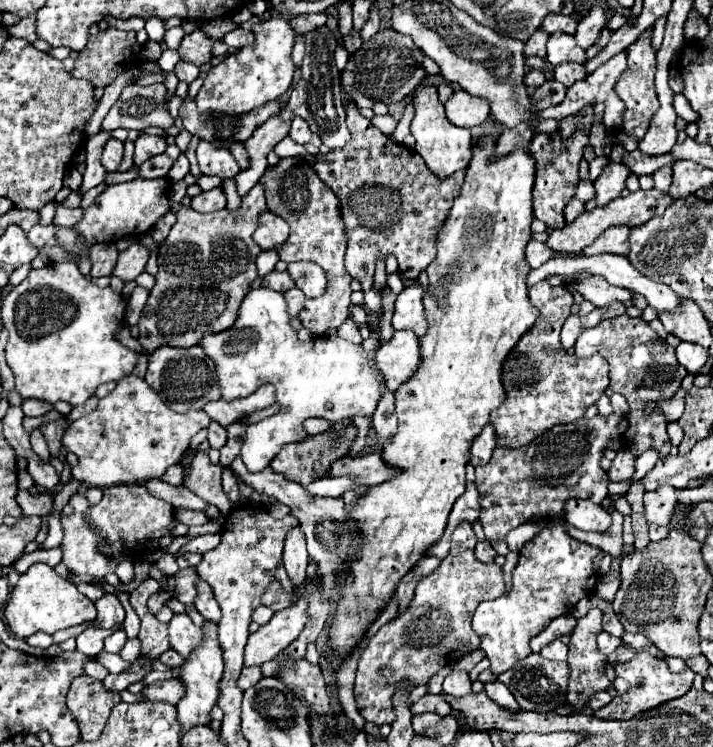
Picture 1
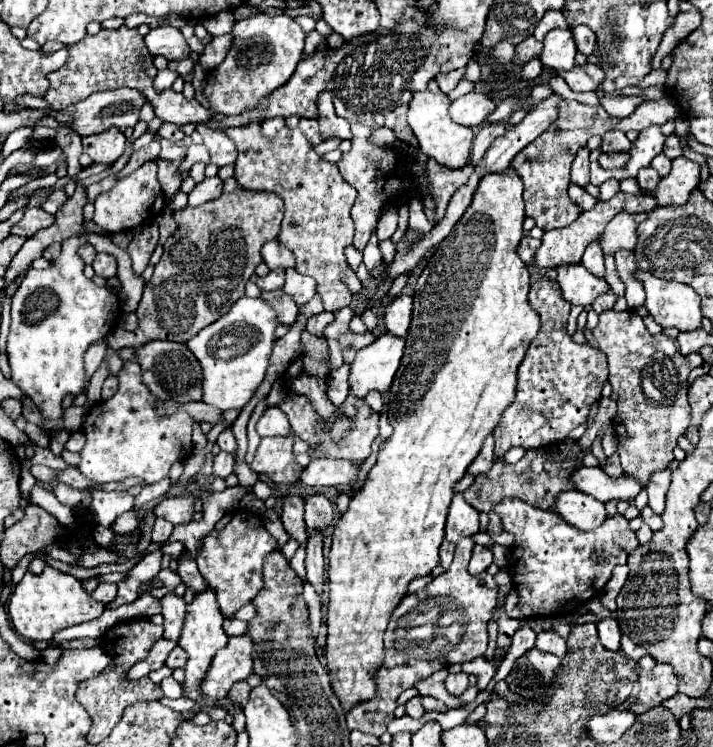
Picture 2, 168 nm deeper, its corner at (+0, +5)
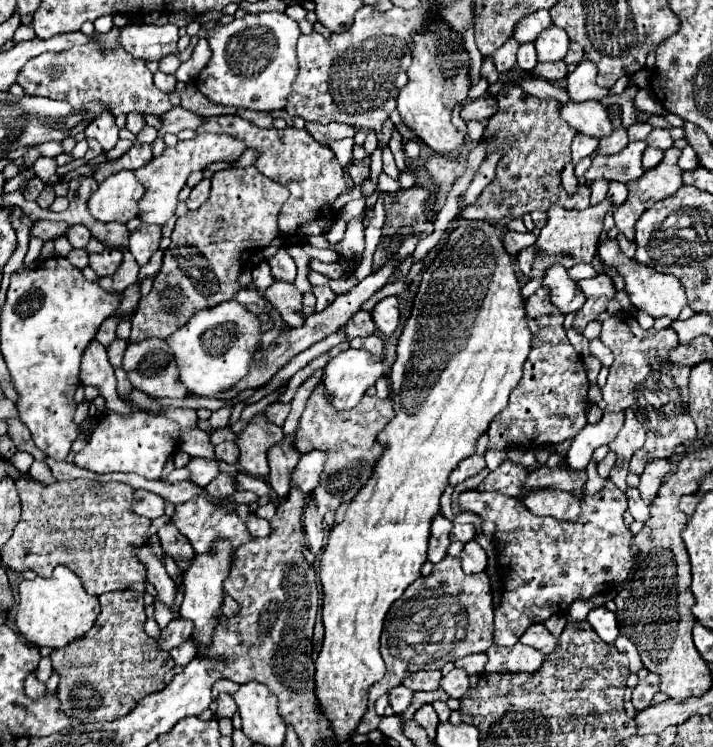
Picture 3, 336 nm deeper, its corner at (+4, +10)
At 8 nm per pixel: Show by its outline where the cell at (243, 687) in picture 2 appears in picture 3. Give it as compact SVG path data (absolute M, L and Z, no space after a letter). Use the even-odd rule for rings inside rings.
M222 693L220 695L220 699L218 699L218 709L216 709L216 713L214 713L214 719L224 719L224 717L232 717L234 713L236 713L236 705L234 705L234 699L230 697L230 695L226 695L226 693Z

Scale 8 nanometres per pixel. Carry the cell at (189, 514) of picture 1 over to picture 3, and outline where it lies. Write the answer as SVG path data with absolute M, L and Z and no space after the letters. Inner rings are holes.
M136 489L132 511L136 515L140 515L140 517L146 517L146 519L162 517L164 515L164 499L158 497L158 495L154 495L154 493L150 493L150 491Z

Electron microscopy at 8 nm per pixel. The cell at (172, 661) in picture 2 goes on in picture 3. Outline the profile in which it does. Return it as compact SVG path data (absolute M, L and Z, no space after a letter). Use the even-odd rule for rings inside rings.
M188 639L188 641L182 643L180 647L172 649L170 655L172 655L172 659L176 661L176 665L184 667L184 665L188 665L188 661L192 661L192 659L196 657L196 645L194 645L192 639Z

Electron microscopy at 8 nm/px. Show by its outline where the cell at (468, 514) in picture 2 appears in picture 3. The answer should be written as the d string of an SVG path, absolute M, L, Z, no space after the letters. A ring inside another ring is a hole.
M454 523L454 529L450 533L450 541L460 541L460 543L468 543L476 537L474 525L464 525L464 523Z

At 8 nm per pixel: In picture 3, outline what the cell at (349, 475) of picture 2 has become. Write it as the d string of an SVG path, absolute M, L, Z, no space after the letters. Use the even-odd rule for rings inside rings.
M310 451L310 453L302 455L298 465L292 471L290 487L298 487L300 491L310 493L318 485L318 481L320 481L324 461L326 461L326 455L318 453L318 451Z

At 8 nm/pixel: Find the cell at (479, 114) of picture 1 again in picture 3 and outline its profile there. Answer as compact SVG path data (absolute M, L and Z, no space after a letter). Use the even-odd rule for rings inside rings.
M484 95L476 101L470 101L462 107L460 115L464 121L486 121L490 119L494 113L498 111L498 103L496 103L496 97L490 97L490 95Z

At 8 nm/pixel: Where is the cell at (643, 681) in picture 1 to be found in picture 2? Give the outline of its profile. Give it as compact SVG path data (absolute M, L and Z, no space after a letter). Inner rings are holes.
M656 664L652 670L642 670L638 666L638 682L640 692L628 706L634 714L640 714L678 694L678 676L668 664Z

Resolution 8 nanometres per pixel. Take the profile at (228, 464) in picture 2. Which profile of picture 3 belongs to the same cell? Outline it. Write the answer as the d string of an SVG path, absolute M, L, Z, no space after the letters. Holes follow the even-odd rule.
M190 459L190 463L186 465L186 469L190 471L188 481L198 485L198 487L206 487L214 477L218 477L218 463L216 461L208 461L208 459Z

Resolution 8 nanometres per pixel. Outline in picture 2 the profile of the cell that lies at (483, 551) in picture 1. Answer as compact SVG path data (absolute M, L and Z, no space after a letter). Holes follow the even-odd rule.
M474 546L474 552L472 552L472 560L470 560L470 574L478 574L478 572L484 572L490 564L492 564L492 550L490 548L484 548L484 546Z

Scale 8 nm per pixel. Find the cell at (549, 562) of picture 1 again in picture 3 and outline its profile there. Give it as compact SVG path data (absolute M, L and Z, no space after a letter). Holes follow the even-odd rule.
M612 481L596 495L582 497L582 515L578 521L558 521L552 517L534 517L520 499L506 497L502 493L482 493L482 491L462 491L456 499L460 511L470 511L482 519L490 519L496 525L496 547L498 547L498 571L502 575L502 603L496 609L496 643L514 645L518 637L532 623L542 623L556 613L566 613L570 603L578 599L590 599L592 595L604 593L612 587L630 579L636 563L632 549L632 531L624 523L626 495Z

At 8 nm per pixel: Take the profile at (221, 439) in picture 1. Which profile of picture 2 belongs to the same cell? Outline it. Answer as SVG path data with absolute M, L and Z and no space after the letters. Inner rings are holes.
M226 428L224 432L220 432L216 444L220 446L220 450L232 450L232 452L236 452L236 440L234 440L234 434L232 434L230 428Z

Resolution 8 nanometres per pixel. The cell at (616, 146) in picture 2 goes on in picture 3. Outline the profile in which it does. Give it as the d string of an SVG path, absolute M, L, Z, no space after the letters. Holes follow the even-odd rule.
M568 99L566 103L558 103L558 111L562 115L562 119L592 137L606 137L612 133L612 123L608 119L606 107L600 101L586 101L586 103L576 103L572 99Z

